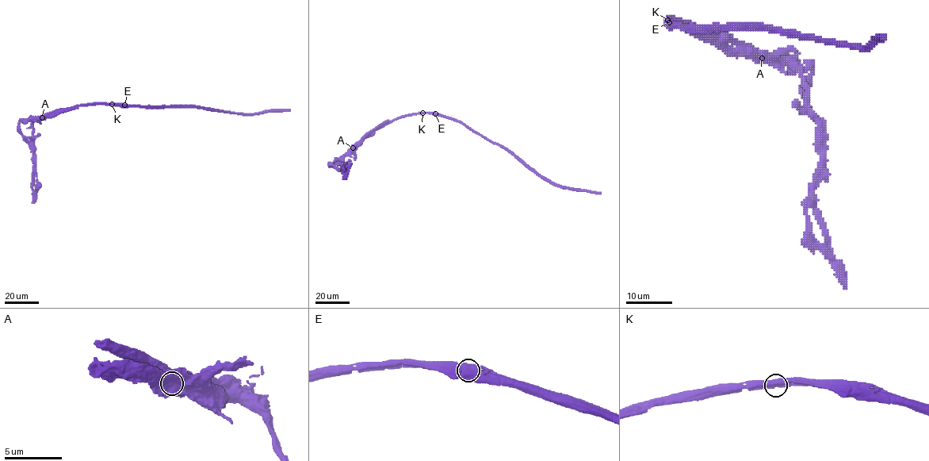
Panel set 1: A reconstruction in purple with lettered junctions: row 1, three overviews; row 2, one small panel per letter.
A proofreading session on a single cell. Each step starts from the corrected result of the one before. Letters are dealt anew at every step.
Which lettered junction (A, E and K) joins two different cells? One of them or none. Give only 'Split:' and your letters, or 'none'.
Split: A

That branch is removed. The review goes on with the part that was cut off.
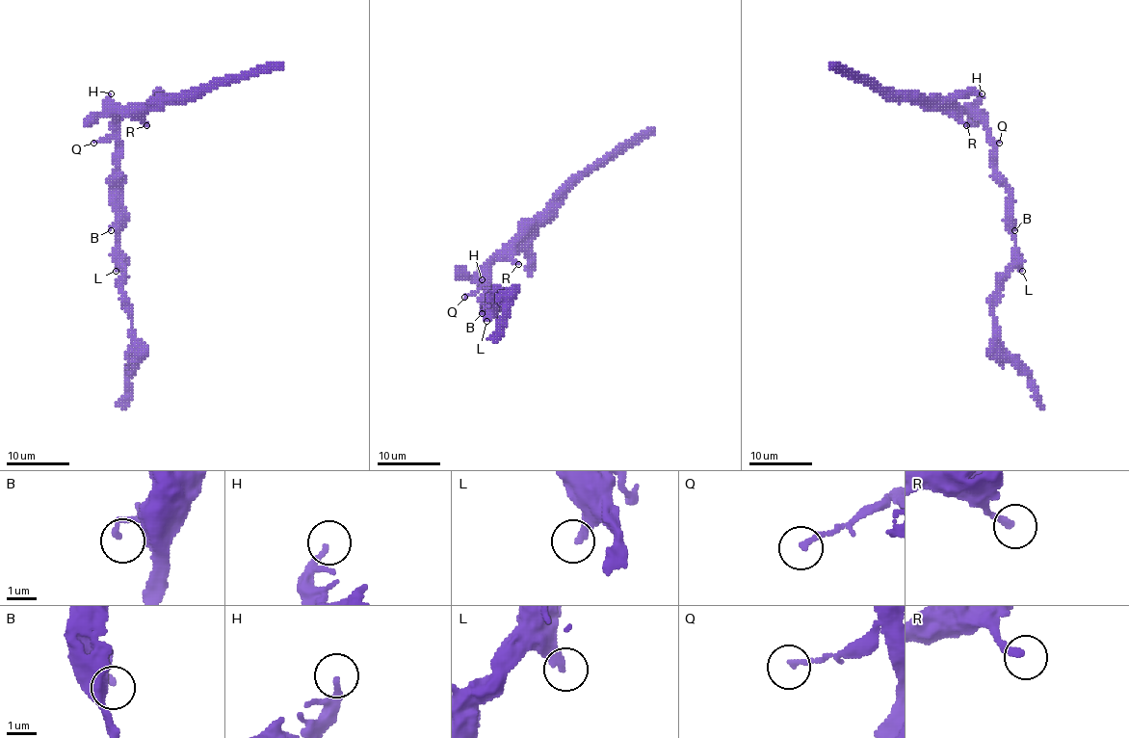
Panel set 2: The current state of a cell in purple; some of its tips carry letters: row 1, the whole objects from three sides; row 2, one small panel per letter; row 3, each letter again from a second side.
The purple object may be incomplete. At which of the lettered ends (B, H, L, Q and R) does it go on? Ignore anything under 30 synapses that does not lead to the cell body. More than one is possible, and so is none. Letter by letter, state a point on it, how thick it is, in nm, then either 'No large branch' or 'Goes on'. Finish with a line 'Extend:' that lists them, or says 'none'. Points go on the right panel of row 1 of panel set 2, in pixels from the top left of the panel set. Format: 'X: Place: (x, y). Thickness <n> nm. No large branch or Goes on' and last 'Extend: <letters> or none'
B: Place: (1014, 230). Thickness 190 nm. No large branch
H: Place: (982, 93). Thickness 200 nm. No large branch
L: Place: (1022, 271). Thickness 240 nm. Goes on
Q: Place: (999, 143). Thickness 180 nm. No large branch
R: Place: (966, 125). Thickness 220 nm. No large branch
Extend: L

